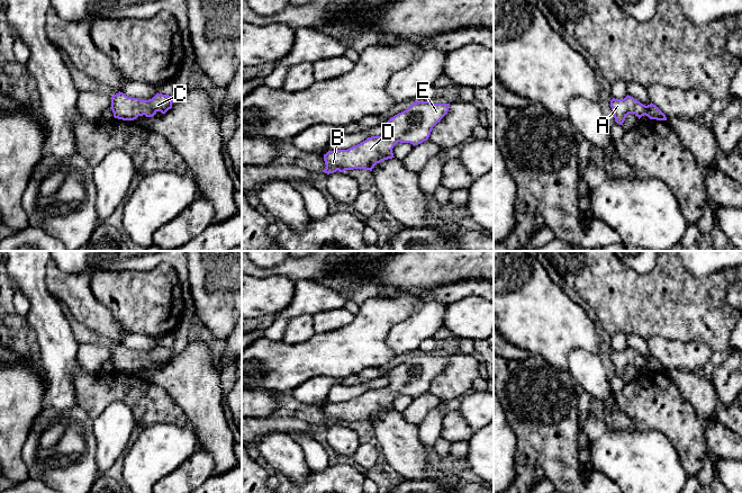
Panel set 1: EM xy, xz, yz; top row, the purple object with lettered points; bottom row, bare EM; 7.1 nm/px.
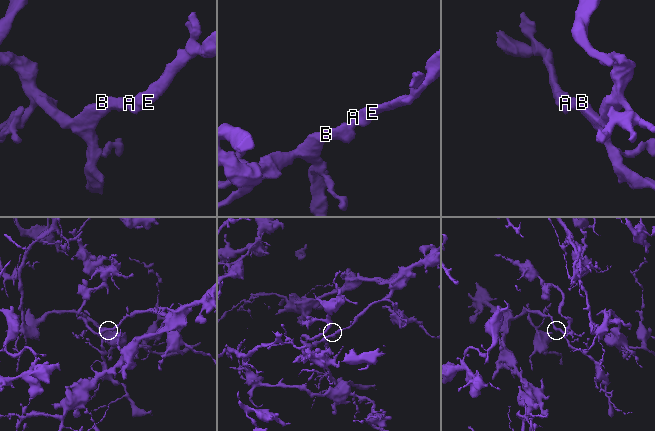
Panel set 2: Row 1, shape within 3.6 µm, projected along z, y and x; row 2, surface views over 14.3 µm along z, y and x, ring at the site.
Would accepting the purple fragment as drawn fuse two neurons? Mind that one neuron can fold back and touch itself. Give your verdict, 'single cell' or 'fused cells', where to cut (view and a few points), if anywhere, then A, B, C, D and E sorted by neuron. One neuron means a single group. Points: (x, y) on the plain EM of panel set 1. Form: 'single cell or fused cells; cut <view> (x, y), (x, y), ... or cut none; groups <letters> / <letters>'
single cell; cut none; groups A B C D E

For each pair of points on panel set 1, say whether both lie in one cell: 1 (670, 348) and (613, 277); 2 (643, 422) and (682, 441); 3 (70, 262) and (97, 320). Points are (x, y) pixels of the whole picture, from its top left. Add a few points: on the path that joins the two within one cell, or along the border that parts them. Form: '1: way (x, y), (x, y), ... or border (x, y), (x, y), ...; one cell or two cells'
1: border (647, 338), (664, 337), (687, 342); two cells
2: way (653, 422), (663, 422), (672, 431); one cell
3: border (53, 262), (63, 272), (89, 272), (91, 275); two cells

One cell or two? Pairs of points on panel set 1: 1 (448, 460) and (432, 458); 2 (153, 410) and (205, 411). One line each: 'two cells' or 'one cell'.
1: one cell
2: two cells

